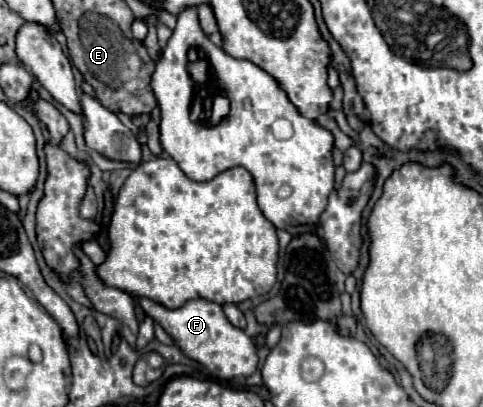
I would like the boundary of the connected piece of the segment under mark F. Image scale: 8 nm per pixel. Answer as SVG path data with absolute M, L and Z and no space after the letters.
M138 298L138 302L144 308L144 312L152 320L156 320L174 338L174 342L180 346L180 350L188 358L206 366L212 376L216 376L220 380L232 380L238 376L254 374L256 364L258 364L256 346L254 346L252 338L246 336L244 330L230 324L230 320L222 312L220 304L198 298L198 300L188 300L184 306L170 310L148 298Z

